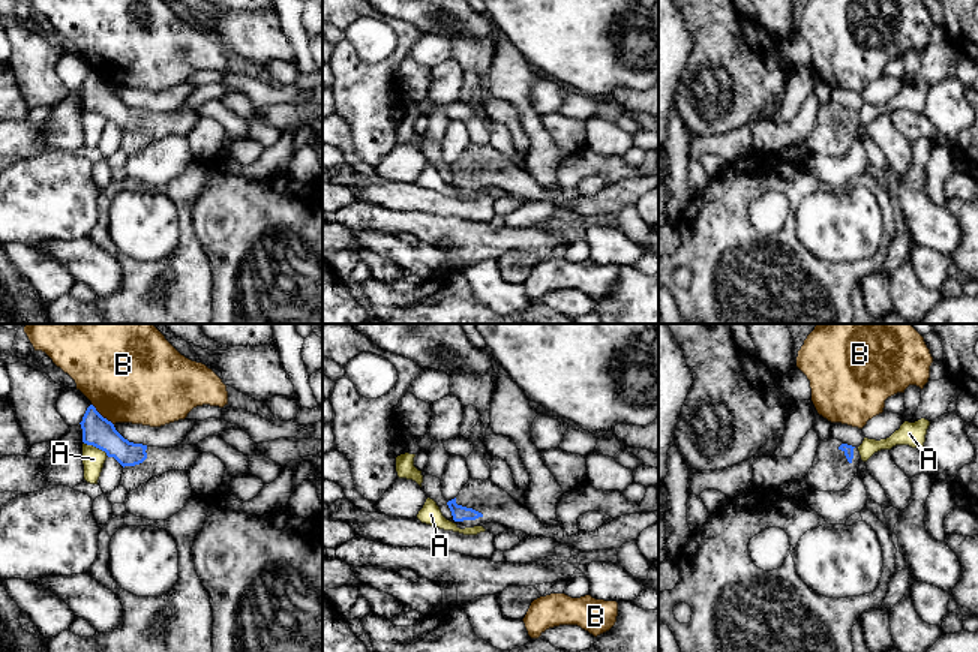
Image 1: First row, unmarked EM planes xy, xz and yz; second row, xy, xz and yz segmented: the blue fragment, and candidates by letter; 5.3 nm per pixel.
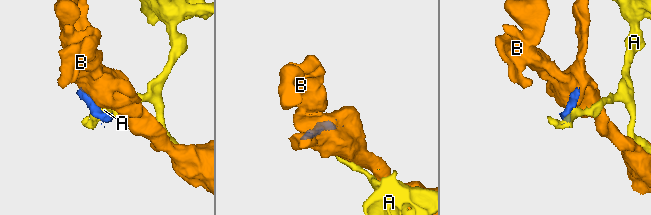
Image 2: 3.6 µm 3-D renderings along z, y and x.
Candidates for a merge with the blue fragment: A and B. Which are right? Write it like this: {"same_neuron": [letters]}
{"same_neuron": []}

